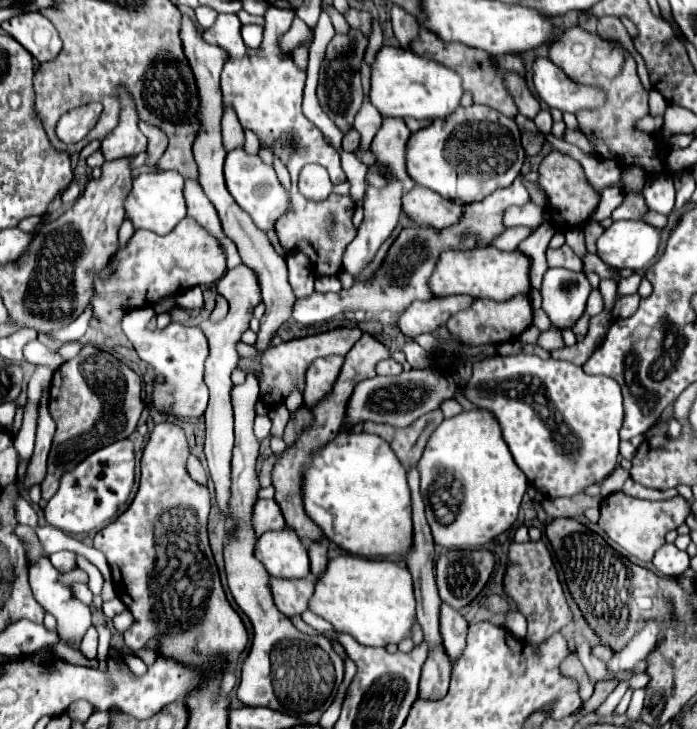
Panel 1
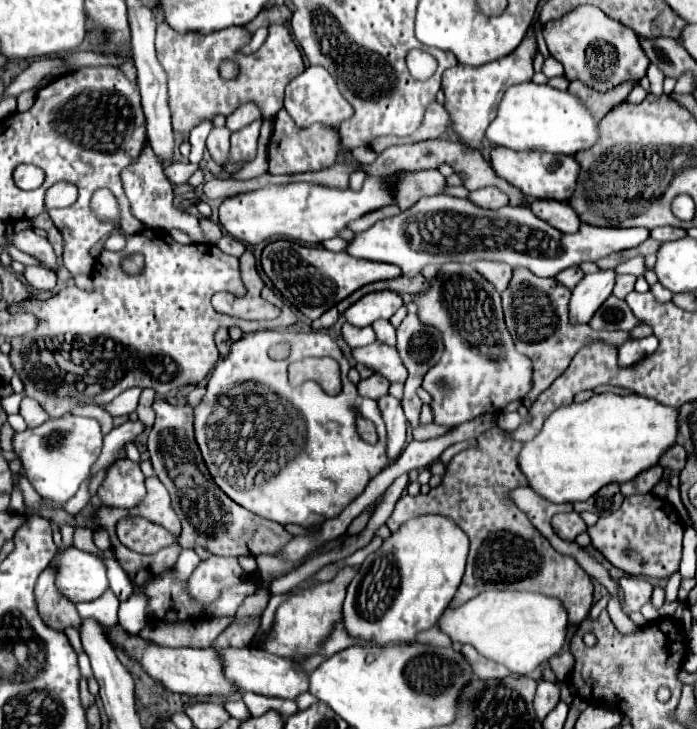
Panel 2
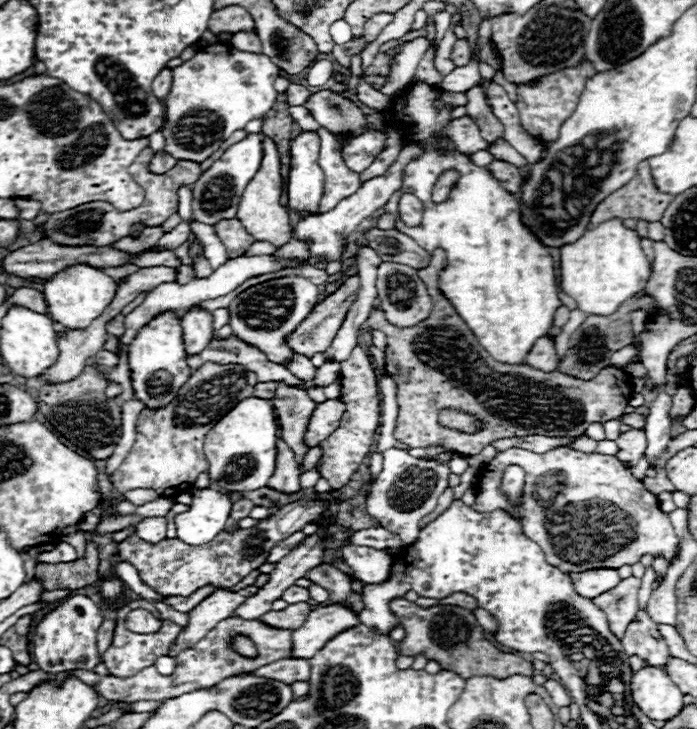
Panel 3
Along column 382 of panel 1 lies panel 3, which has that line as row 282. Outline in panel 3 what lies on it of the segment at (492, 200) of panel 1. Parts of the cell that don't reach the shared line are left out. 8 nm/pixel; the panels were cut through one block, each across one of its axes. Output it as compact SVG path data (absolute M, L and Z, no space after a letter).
M284 276L250 286L248 290L240 292L228 306L232 336L262 350L270 362L284 364L286 360L292 360L292 356L296 354L288 346L286 336L292 334L300 326L300 322L304 322L304 318L312 312L316 304L318 286L300 276Z

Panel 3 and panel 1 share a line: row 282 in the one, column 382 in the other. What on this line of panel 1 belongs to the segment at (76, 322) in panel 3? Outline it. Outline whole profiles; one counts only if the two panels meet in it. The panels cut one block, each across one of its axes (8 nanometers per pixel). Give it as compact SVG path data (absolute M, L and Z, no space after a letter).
M382 46L372 62L368 100L382 116L394 118L444 118L458 108L462 82L454 70L420 58L406 48Z

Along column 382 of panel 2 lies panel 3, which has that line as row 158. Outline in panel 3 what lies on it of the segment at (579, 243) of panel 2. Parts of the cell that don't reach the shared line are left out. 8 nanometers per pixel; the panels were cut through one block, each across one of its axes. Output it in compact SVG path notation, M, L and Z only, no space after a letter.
M248 134L244 140L232 144L220 160L216 160L202 176L192 184L192 218L204 224L216 224L218 220L230 220L238 212L240 196L246 184L254 178L262 162L262 134Z

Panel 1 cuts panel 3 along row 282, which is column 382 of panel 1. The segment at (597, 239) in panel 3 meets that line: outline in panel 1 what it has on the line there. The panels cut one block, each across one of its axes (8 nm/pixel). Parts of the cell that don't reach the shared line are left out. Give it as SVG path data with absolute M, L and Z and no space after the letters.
M346 554L328 560L326 570L314 584L314 594L310 596L308 610L330 622L336 632L350 634L356 642L364 646L386 646L388 642L400 642L402 638L410 636L412 622L416 620L414 606L416 602L412 592L412 576L406 566L390 560L368 560Z

